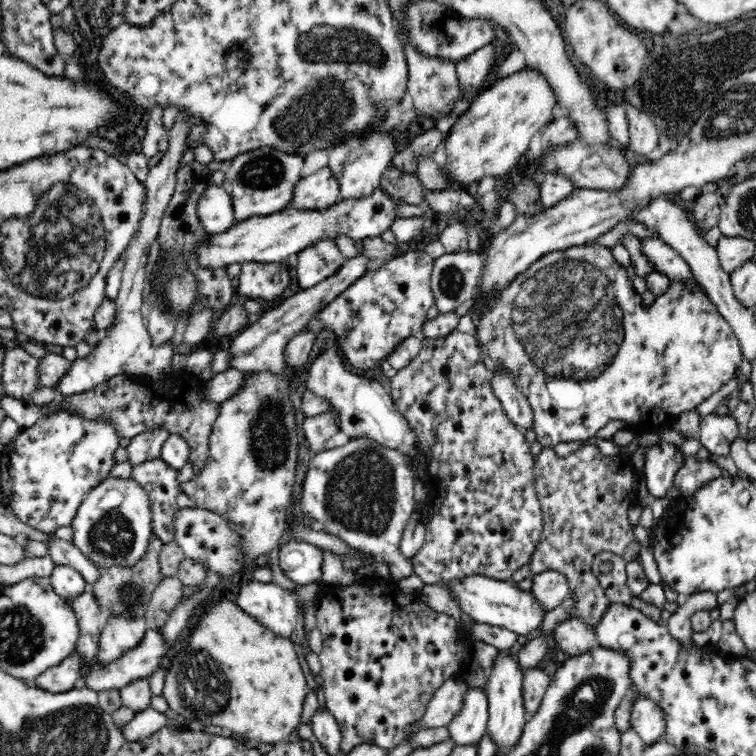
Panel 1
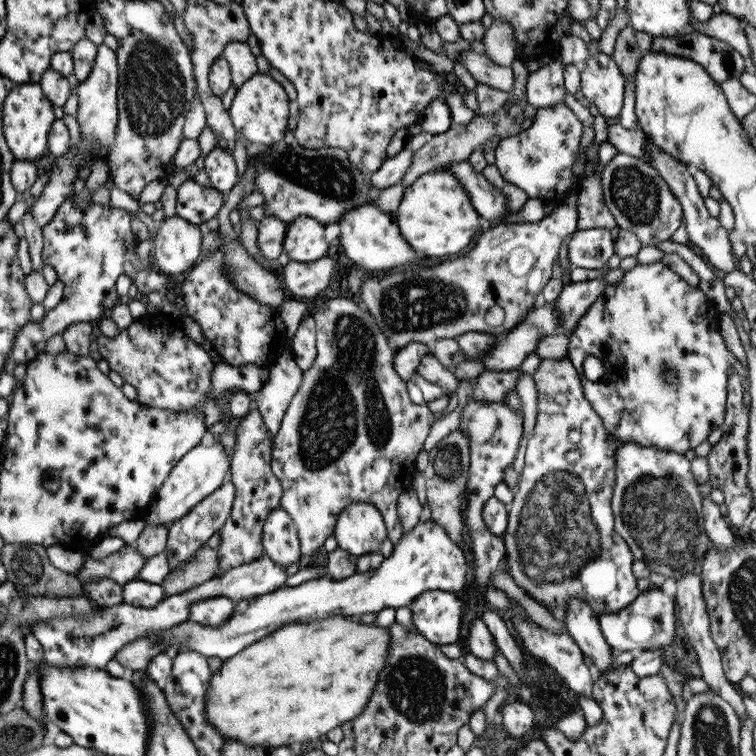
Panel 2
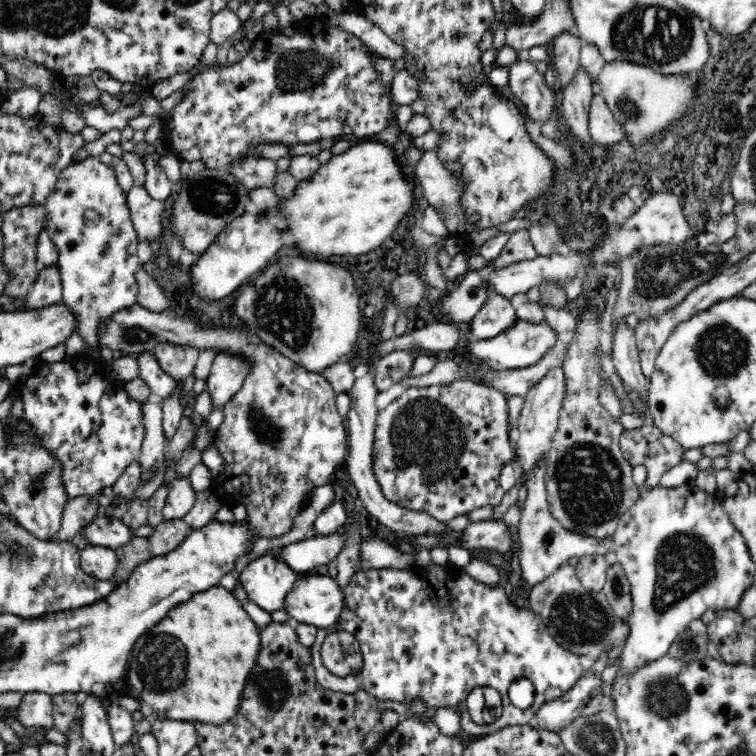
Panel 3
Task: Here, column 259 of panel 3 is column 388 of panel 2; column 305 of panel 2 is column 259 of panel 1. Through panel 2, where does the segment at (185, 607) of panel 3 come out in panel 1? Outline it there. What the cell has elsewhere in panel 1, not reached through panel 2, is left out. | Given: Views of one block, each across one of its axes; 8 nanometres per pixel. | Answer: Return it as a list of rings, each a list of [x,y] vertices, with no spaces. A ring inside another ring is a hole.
[[[221,598],[219,601],[216,601],[213,606],[208,607],[206,612],[196,618],[186,646],[174,654],[172,658],[166,660],[165,665],[165,681],[161,695],[167,700],[169,708],[172,708],[173,711],[183,716],[186,721],[196,721],[204,727],[221,726],[229,735],[242,737],[251,744],[259,744],[261,742],[281,744],[285,741],[290,732],[296,729],[300,723],[302,702],[309,687],[306,684],[306,676],[304,675],[302,664],[300,664],[300,660],[298,660],[298,654],[296,653],[296,648],[294,648],[294,643],[288,638],[273,633],[269,628],[260,624],[253,616],[244,612],[236,603],[228,599]]]

